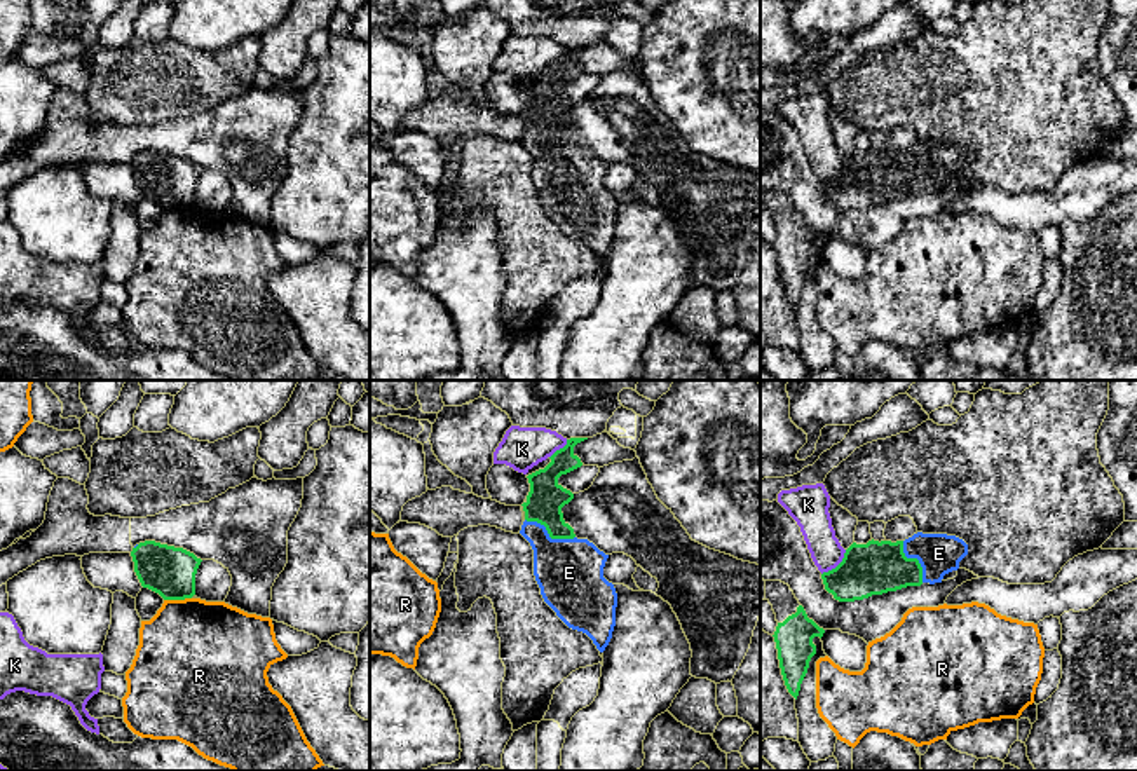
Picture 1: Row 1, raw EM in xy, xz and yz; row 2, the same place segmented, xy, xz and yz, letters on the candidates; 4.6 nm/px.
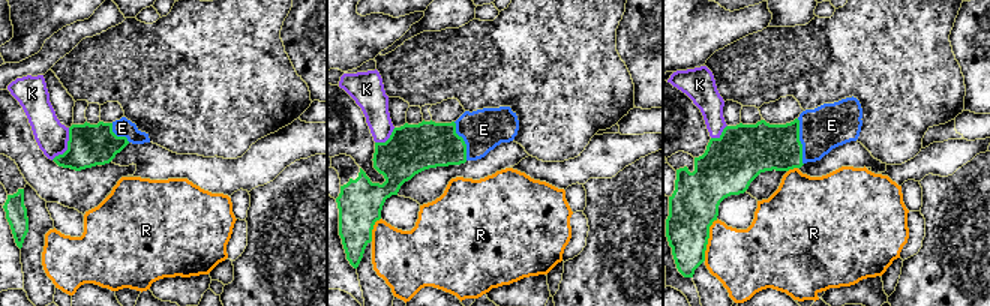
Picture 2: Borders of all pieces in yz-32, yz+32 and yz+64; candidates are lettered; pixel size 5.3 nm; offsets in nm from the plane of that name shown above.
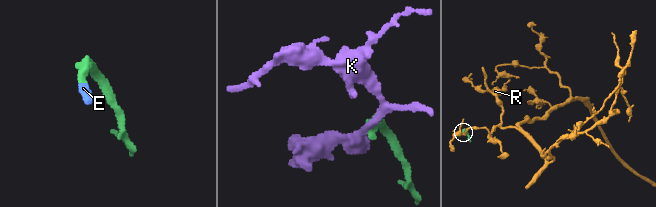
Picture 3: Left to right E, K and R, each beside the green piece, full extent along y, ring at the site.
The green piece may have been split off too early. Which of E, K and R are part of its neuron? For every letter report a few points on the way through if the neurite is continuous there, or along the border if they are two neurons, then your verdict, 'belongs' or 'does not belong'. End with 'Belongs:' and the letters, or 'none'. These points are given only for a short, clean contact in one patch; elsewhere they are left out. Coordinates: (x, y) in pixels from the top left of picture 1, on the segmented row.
E: runs through xz (544, 501), (548, 532), (569, 573); belongs
K: border along yz (846, 550), (844, 557), (822, 574); does not belong
R: does not belong
Belongs: E

